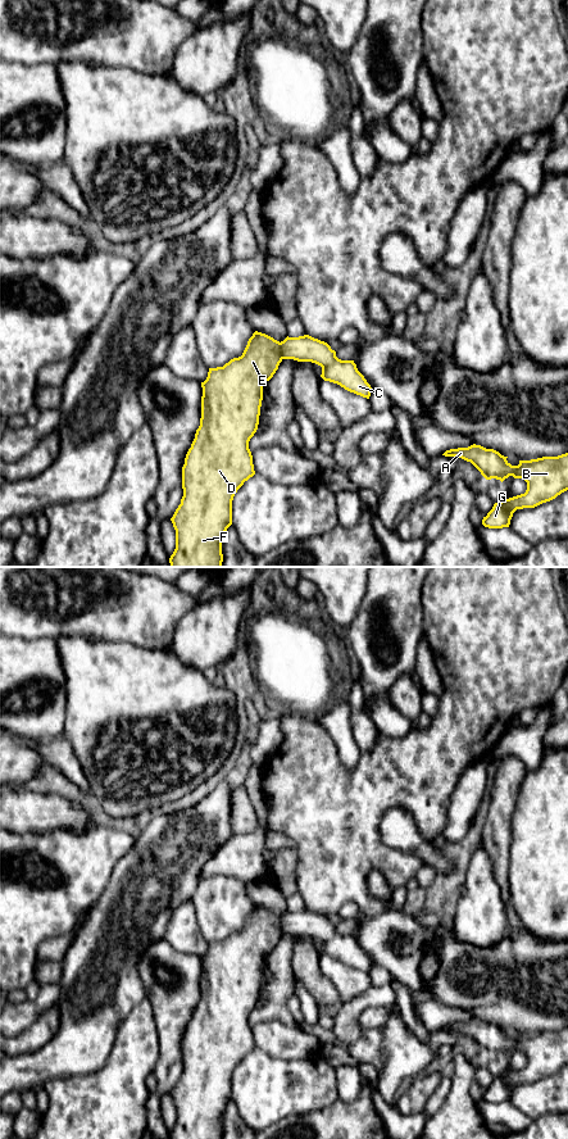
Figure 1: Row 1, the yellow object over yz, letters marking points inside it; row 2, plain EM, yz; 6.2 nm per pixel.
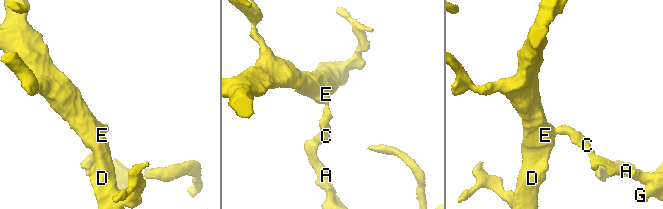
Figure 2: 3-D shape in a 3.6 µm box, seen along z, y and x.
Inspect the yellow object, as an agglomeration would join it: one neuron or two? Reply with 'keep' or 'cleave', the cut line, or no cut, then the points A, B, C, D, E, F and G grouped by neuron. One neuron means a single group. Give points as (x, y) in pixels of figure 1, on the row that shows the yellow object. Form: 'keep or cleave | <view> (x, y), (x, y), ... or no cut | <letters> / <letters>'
cleave | yz (280, 343), (280, 355), (282, 358) | A B C G / D E F

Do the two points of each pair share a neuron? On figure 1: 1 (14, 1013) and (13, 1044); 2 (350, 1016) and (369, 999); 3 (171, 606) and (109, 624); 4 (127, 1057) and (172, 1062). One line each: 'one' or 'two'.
1: two
2: one
3: one
4: two

